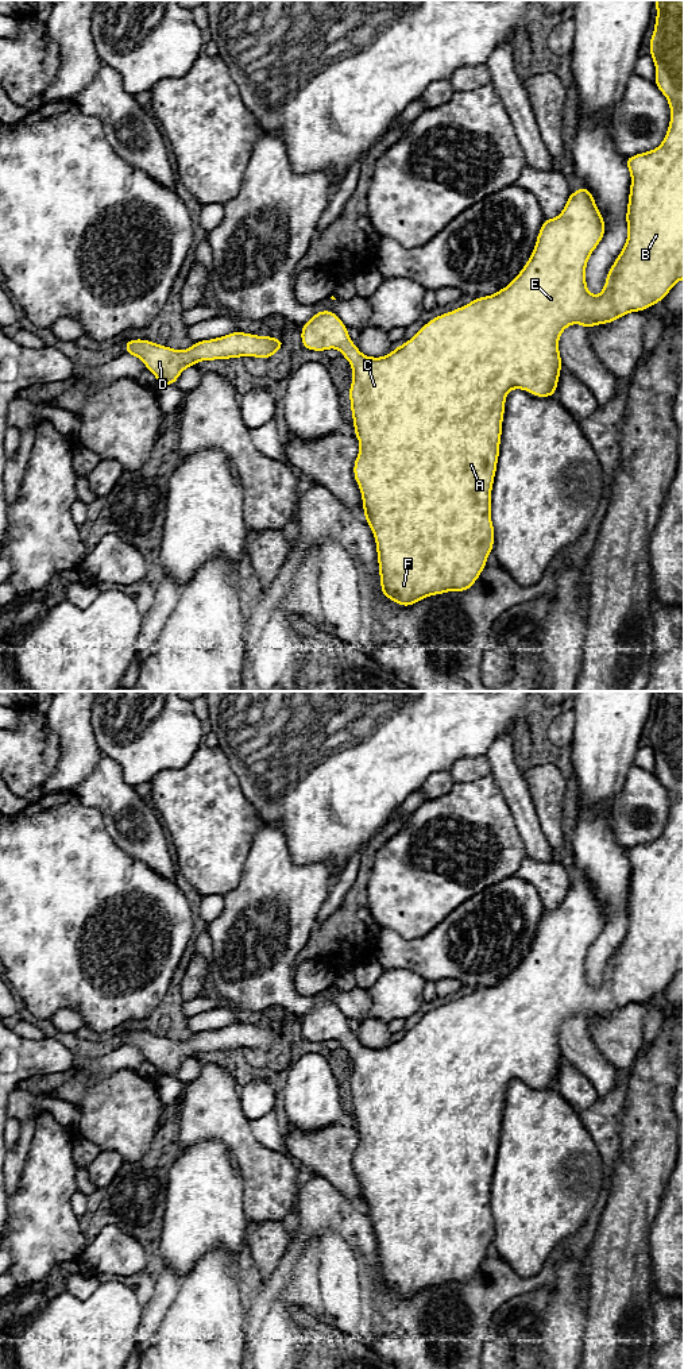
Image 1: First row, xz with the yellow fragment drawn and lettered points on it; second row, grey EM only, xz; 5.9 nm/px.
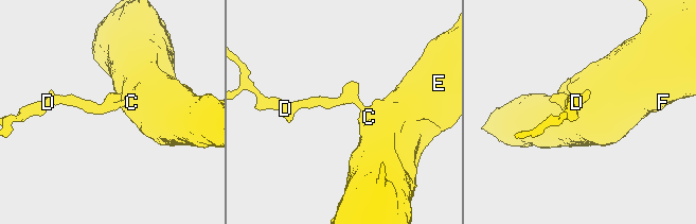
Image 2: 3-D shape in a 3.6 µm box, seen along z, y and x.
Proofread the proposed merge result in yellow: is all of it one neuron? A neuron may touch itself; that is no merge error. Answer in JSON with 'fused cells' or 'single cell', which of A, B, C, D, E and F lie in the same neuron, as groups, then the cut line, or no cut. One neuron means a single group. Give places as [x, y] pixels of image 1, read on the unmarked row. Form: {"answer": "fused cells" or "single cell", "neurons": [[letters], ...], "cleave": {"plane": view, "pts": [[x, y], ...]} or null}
{"answer": "single cell", "neurons": [["A", "B", "C", "D", "E", "F"]], "cleave": null}

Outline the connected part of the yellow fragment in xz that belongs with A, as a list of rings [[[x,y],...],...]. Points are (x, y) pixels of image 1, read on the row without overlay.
[[[656,691],[654,698],[657,709],[649,747],[656,757],[654,776],[668,790],[671,813],[658,838],[626,848],[631,867],[626,902],[627,932],[608,960],[599,987],[592,987],[587,980],[586,959],[606,918],[592,884],[583,876],[569,884],[557,909],[544,910],[529,952],[506,979],[436,1007],[390,1045],[380,1049],[363,1046],[333,1002],[318,1002],[301,1019],[301,1033],[306,1041],[322,1044],[337,1040],[352,1057],[348,1088],[353,1126],[360,1135],[353,1168],[362,1184],[363,1208],[375,1229],[382,1285],[401,1297],[411,1297],[429,1287],[467,1283],[487,1257],[495,1226],[491,1180],[507,1084],[522,1080],[540,1090],[554,1088],[563,1058],[559,1030],[568,1017],[581,1015],[588,1021],[610,1015],[630,1003],[642,1003],[662,992],[675,975],[684,971],[684,691]]]

